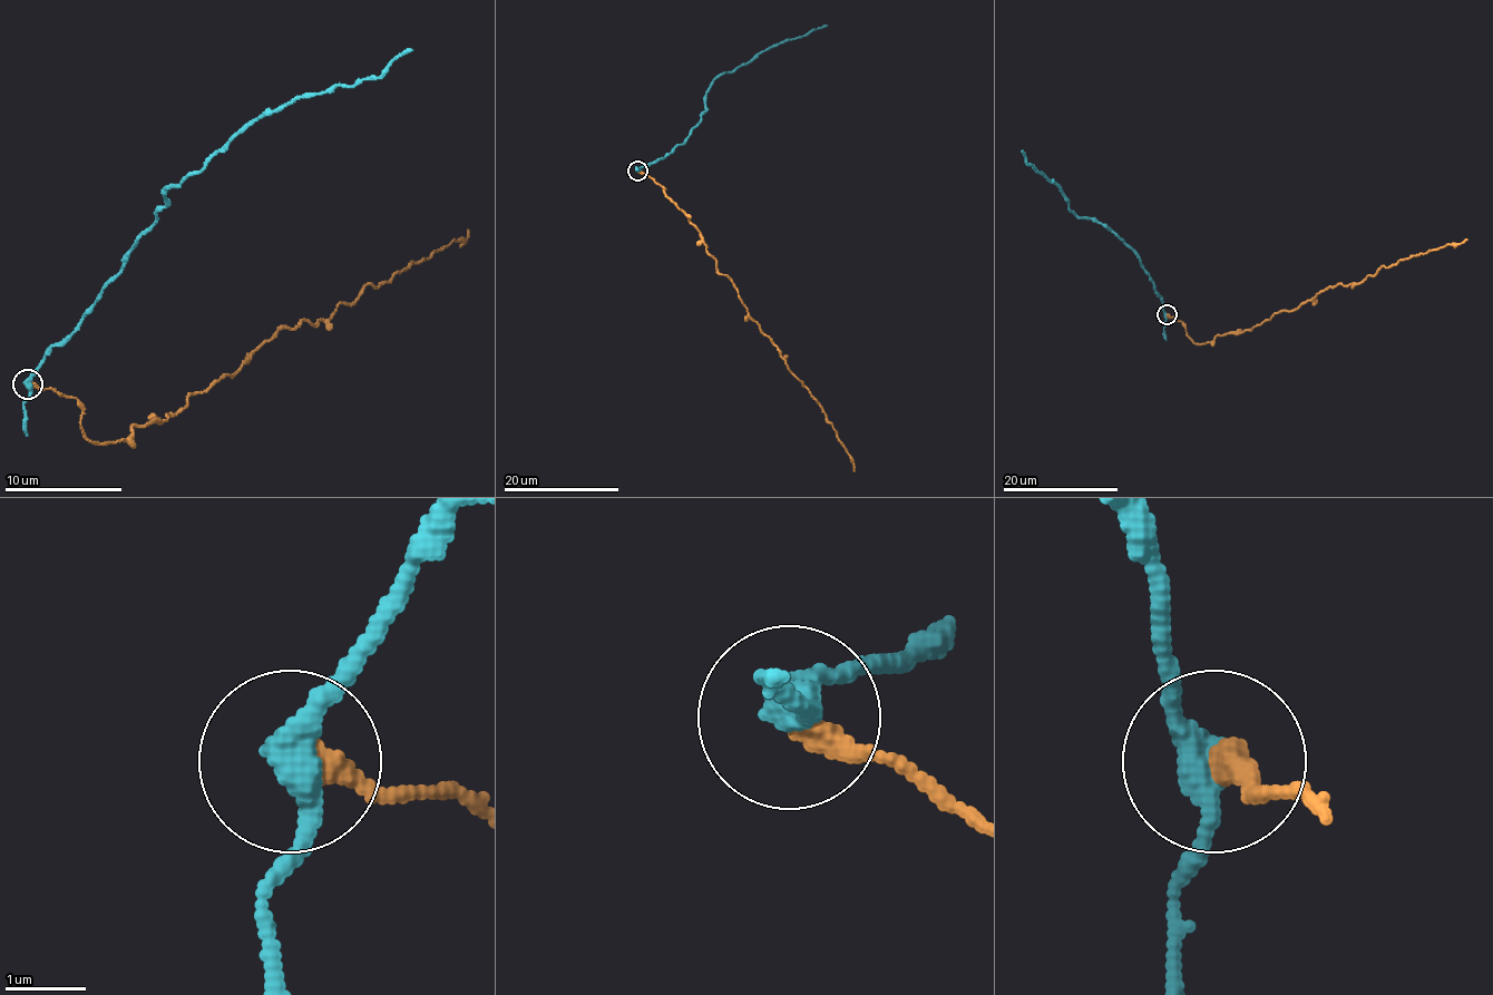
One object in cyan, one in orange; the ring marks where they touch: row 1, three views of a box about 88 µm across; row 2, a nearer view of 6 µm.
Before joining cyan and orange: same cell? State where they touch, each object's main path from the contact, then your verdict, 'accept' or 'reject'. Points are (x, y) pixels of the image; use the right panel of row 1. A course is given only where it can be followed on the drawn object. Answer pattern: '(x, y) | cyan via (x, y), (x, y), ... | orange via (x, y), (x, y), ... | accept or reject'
(1167, 314) | cyan via (1167, 314), (1138, 255), (1104, 226), (1070, 211), (1067, 198), (1030, 166), (1021, 152) | orange via (1167, 314), (1181, 322), (1196, 343), (1211, 342), (1250, 330), (1326, 290), (1360, 283), (1384, 265), (1467, 240) | reject

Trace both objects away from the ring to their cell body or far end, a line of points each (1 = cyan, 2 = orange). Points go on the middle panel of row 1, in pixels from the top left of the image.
1: (638, 171), (684, 142), (705, 108), (705, 91), (718, 77), (734, 71), (763, 51), (827, 25)
2: (638, 171), (661, 185), (699, 232), (716, 261), (716, 269), (732, 282), (759, 330), (817, 402), (855, 471)

